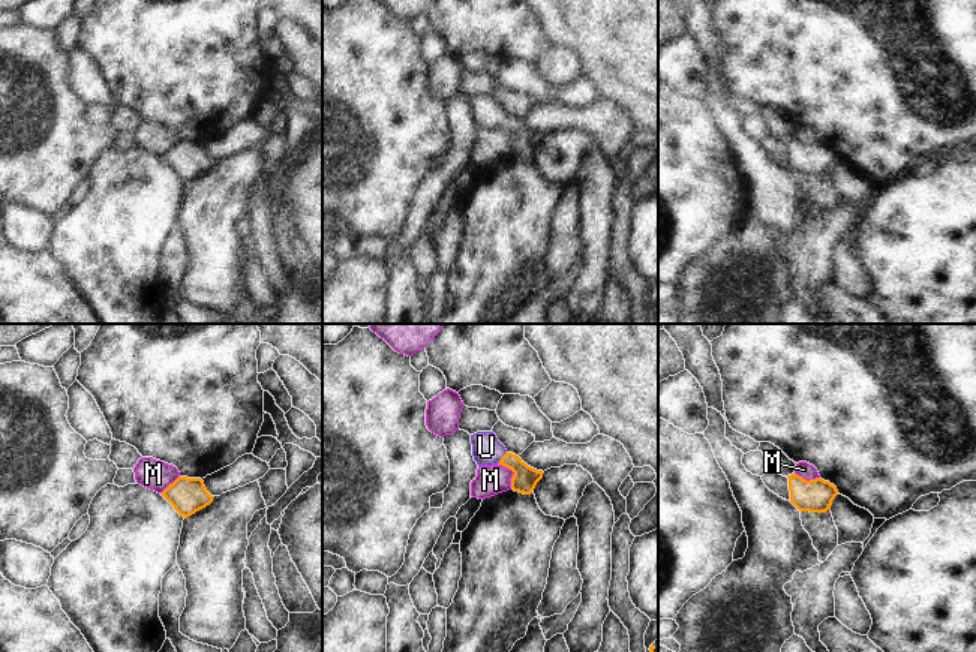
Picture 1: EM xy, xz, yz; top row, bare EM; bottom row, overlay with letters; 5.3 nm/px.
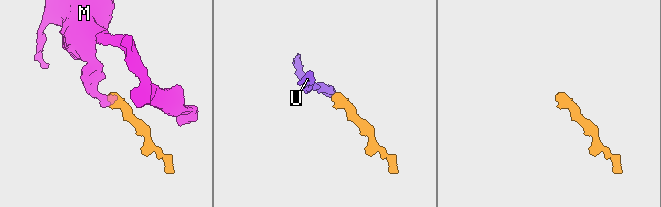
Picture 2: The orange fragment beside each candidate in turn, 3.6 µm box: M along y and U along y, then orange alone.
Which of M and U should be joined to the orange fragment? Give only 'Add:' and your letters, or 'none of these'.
Add: U.

